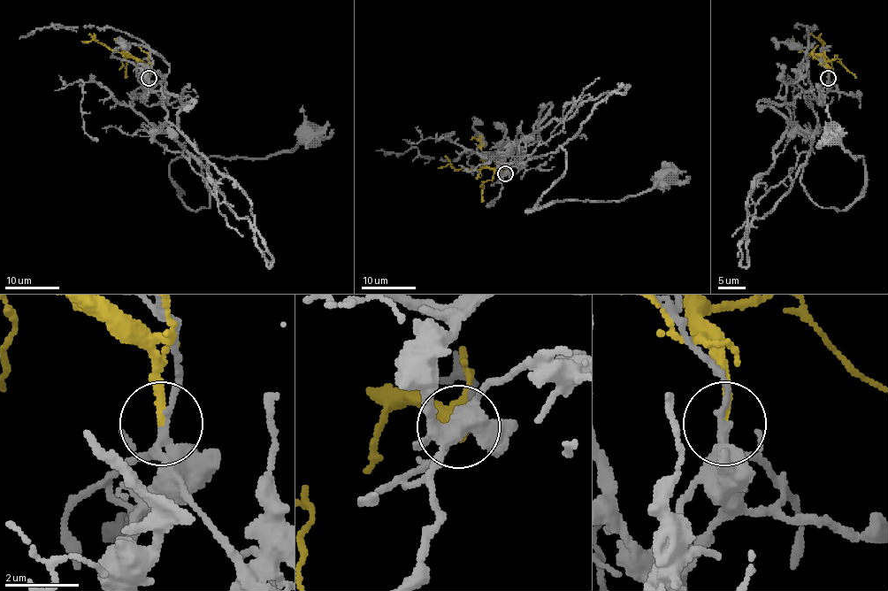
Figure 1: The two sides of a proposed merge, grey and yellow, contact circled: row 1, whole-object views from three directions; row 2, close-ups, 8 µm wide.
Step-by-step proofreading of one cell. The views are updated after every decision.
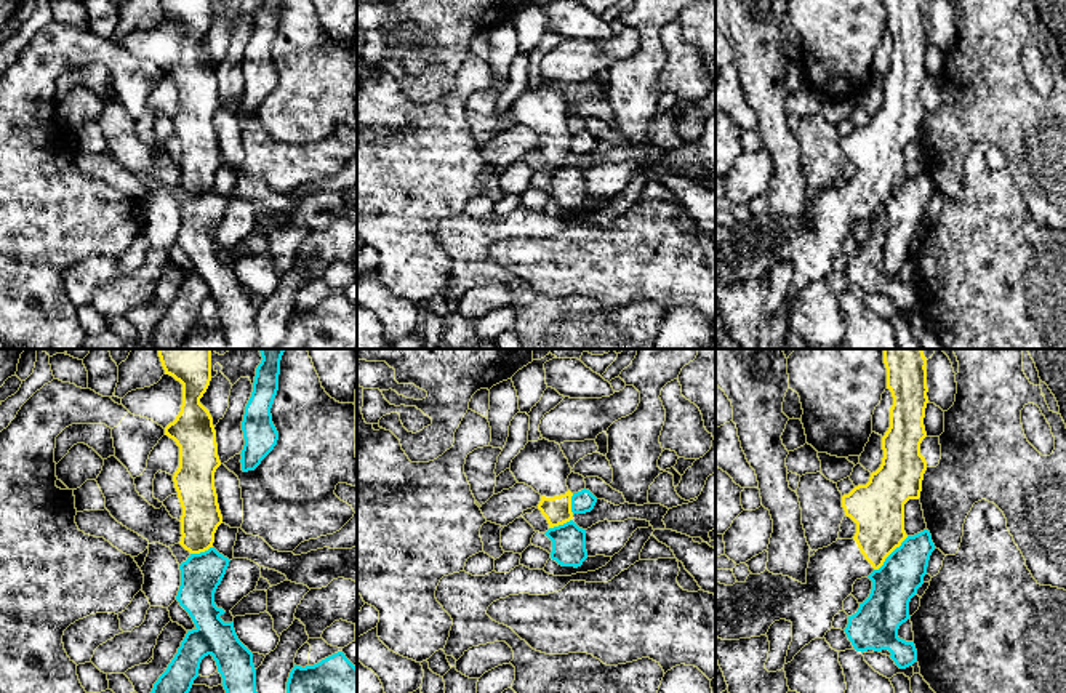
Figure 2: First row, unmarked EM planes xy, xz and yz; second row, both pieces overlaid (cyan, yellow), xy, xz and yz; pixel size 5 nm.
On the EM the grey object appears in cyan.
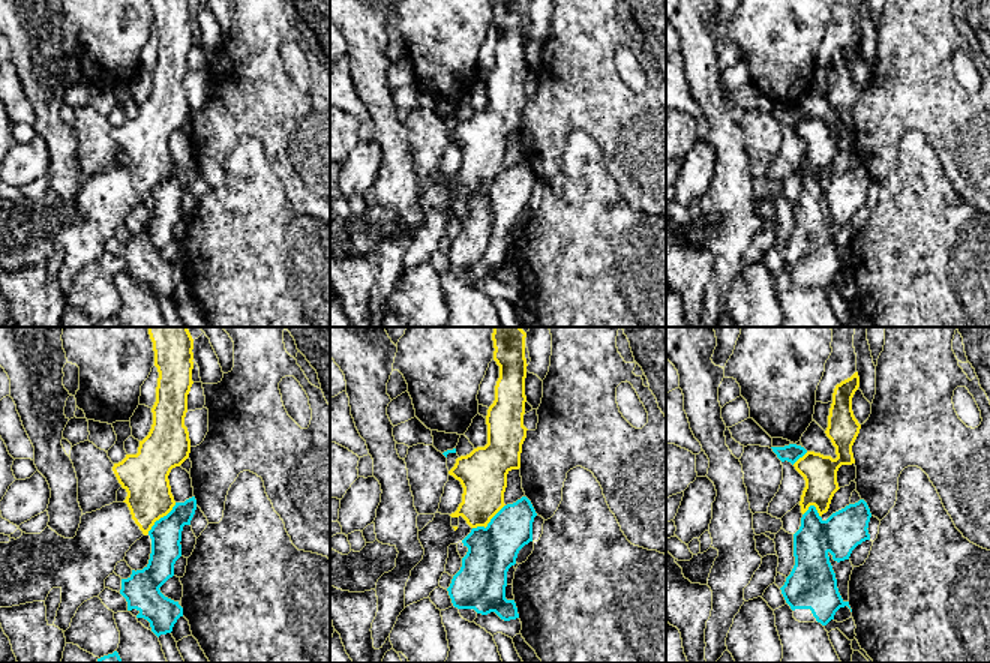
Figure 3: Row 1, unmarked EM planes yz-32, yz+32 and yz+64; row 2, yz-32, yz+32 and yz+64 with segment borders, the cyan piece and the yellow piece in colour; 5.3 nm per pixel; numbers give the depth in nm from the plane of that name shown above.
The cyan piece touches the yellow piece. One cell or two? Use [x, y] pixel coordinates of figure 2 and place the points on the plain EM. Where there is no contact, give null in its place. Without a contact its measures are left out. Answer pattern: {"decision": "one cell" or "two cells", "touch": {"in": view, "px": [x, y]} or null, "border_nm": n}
{"decision": "two cells", "touch": {"in": "yz", "px": [890, 196]}, "border_nm": 240}

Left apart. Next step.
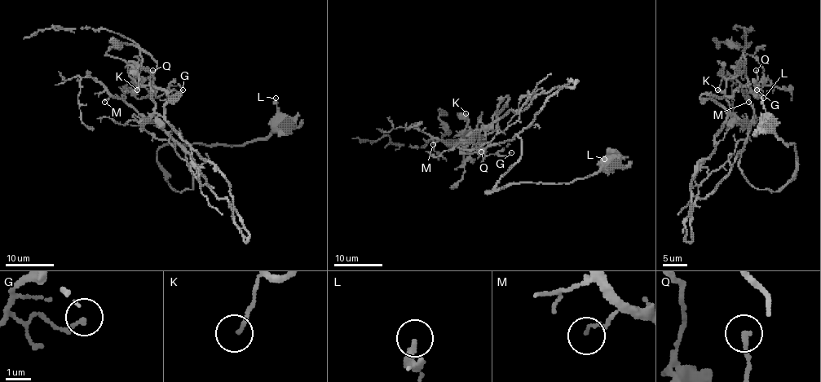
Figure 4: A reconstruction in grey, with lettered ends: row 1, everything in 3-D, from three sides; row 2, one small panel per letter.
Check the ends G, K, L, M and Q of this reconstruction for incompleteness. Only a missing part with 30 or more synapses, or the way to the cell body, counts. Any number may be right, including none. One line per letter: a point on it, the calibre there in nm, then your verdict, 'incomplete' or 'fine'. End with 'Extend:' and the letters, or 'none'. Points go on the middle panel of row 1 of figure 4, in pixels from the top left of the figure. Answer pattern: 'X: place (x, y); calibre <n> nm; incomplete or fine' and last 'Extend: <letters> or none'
G: place (511, 152); calibre 140 nm; fine
K: place (465, 113); calibre 120 nm; fine
L: place (604, 159); calibre 160 nm; fine
M: place (433, 144); calibre 100 nm; fine
Q: place (481, 151); calibre 190 nm; fine
Extend: none

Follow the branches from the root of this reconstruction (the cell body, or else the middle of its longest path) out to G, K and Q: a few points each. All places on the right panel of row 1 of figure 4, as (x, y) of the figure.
G: (764, 123), (796, 151), (796, 175), (775, 191), (739, 166), (756, 90)
K: (764, 123), (796, 151), (796, 175), (775, 191), (739, 166), (752, 125), (726, 98), (739, 72), (717, 90)
Q: (764, 123), (796, 151), (796, 175), (775, 191), (754, 188), (739, 166), (756, 70)

